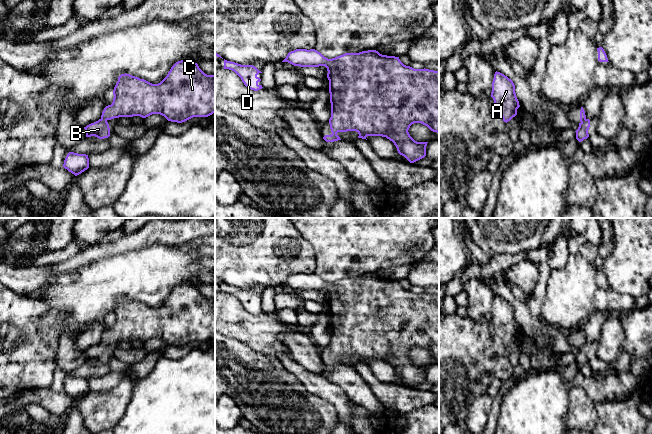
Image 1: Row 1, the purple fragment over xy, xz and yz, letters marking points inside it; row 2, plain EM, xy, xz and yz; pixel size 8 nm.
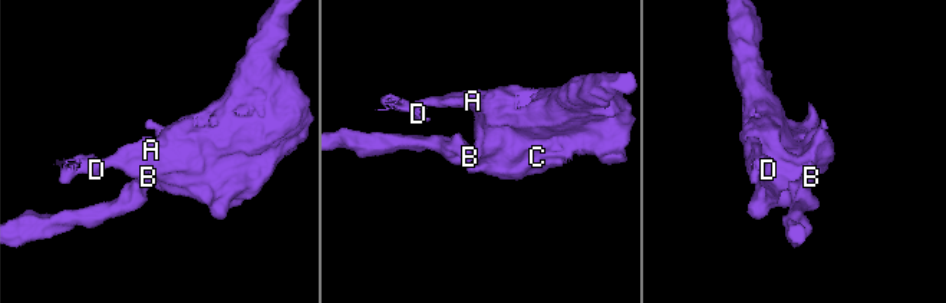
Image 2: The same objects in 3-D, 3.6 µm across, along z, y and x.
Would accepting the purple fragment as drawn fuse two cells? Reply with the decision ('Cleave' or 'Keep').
Cleave

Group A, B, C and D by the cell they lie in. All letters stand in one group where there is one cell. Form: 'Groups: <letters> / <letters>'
Groups: A C D / B

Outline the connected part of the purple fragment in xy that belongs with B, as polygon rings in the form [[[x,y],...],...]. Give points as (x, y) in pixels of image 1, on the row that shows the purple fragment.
[[[102,119],[87,125],[84,129],[86,132],[86,137],[95,136],[99,139],[104,139],[110,136],[109,124],[107,121]]]

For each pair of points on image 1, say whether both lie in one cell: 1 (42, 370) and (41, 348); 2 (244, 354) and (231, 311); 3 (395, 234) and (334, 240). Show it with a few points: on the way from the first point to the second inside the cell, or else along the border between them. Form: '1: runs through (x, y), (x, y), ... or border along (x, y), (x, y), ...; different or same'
1: runs through (41, 365), (41, 353); same
2: border along (225, 335), (245, 343), (260, 354); different
3: runs through (380, 234), (349, 234); same

